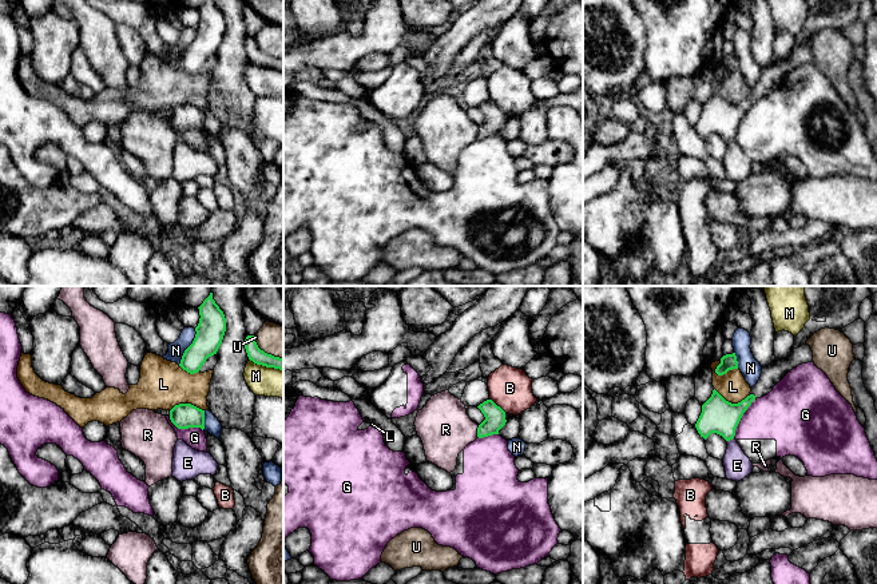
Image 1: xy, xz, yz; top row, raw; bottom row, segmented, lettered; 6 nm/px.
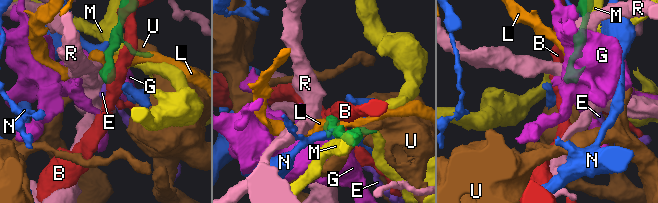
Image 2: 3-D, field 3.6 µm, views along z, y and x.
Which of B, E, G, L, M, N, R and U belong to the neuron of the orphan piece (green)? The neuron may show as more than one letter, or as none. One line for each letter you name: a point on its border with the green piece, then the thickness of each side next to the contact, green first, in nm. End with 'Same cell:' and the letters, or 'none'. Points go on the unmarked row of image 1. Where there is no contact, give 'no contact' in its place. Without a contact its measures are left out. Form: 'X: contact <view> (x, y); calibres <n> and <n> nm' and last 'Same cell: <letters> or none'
E: contact yz (730, 139); calibres 220 and 160 nm
Same cell: E

